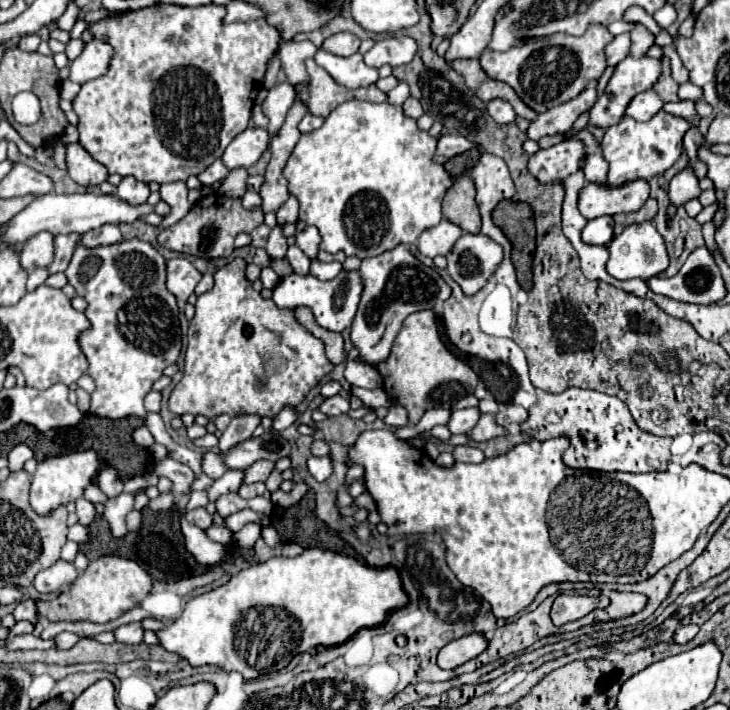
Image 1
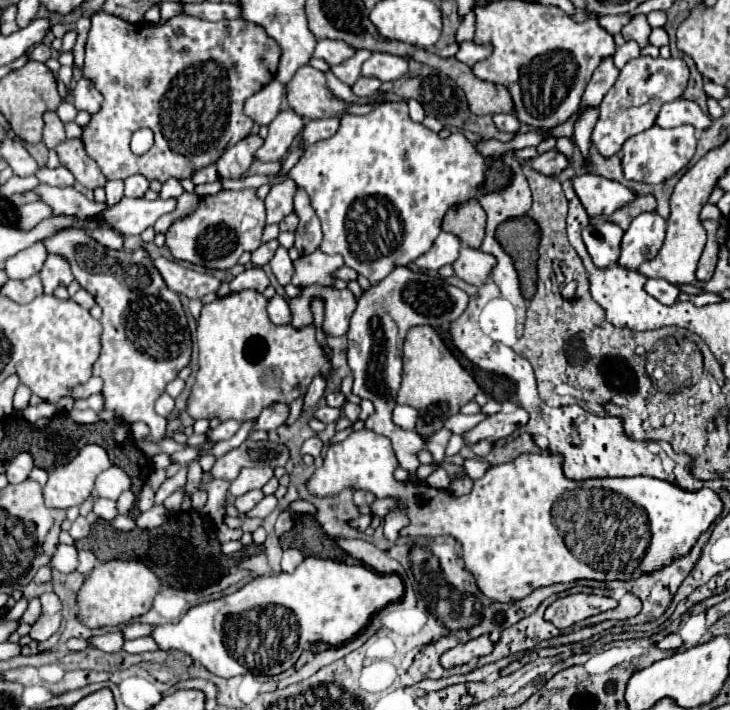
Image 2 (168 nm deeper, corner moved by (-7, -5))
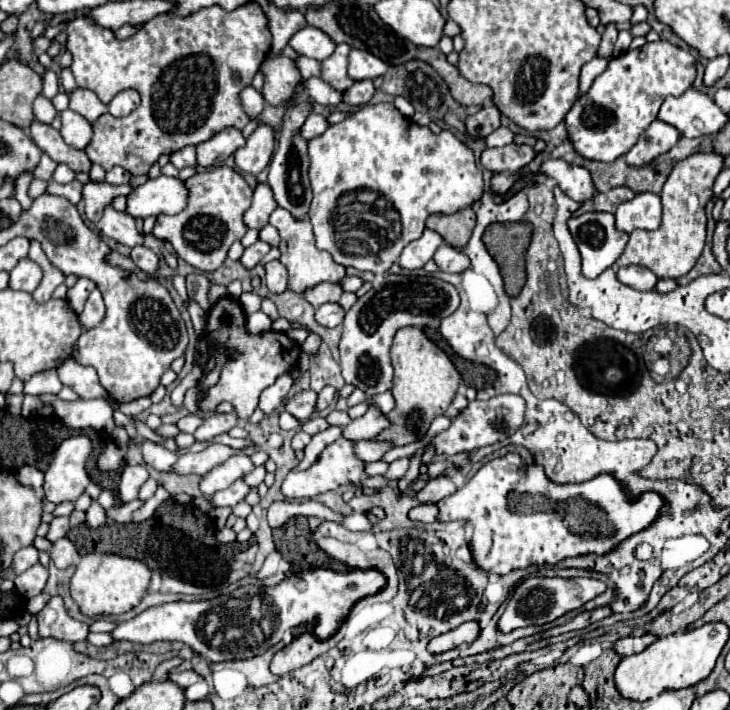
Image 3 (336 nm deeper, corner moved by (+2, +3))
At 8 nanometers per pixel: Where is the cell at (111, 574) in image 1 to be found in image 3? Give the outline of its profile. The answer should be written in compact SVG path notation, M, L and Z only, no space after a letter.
M89 553L81 557L75 569L75 575L71 579L71 597L77 601L85 617L119 615L139 605L141 597L147 593L149 581L149 567L137 559L125 559L111 553Z

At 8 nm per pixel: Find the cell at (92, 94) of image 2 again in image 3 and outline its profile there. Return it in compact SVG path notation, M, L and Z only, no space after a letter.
M77 89L69 95L71 99L71 109L75 109L79 115L83 115L89 123L97 121L105 111L107 111L107 105L99 101L99 97L89 91L89 89Z

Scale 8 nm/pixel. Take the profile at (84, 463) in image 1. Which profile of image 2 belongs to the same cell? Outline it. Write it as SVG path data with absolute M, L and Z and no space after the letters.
M86 445L78 457L74 457L70 463L56 467L54 471L50 471L48 475L48 483L44 485L44 501L46 507L58 507L58 509L68 509L72 505L82 505L82 501L92 493L94 489L94 479L110 467L110 459L108 453L100 447L100 445Z

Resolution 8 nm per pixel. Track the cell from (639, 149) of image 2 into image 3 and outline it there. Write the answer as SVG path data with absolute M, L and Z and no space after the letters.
M653 121L649 129L645 129L639 141L627 151L625 161L629 165L647 165L647 161L655 159L659 153L669 151L679 141L679 131L671 129L671 125L663 121Z

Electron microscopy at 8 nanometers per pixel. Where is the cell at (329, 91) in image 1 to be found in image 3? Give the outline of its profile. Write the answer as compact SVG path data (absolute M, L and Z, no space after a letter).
M267 55L259 67L263 73L263 89L261 95L267 105L283 105L287 97L291 97L291 89L295 89L295 81L301 81L299 69L293 59L277 55Z

